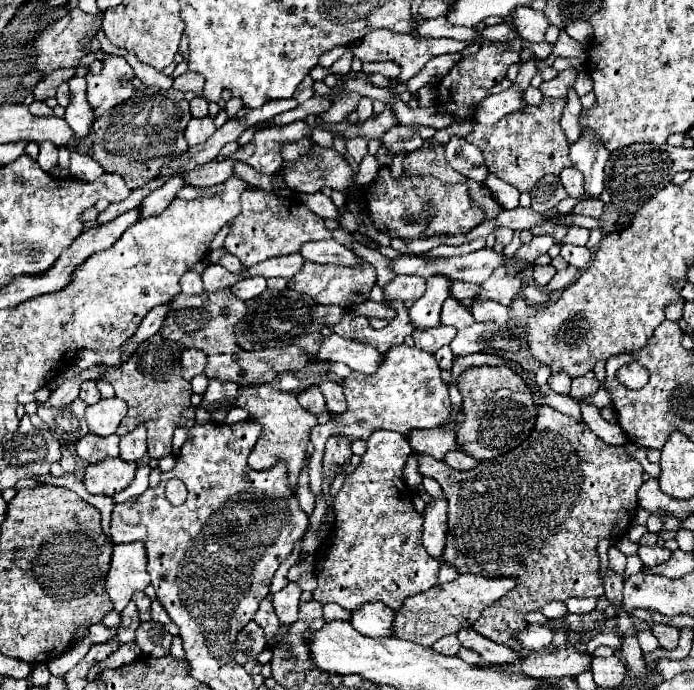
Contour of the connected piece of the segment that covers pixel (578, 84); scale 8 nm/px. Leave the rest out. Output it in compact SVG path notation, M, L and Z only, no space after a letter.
M580 71L573 88L576 93L582 97L593 90L593 82L586 72Z

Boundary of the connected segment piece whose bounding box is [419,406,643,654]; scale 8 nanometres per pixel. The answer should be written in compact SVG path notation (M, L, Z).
M537 406L535 428L515 450L493 460L483 460L471 470L455 470L433 456L419 454L419 472L435 478L449 500L441 562L453 566L459 574L515 578L517 586L501 596L491 608L485 608L473 624L473 630L497 644L509 646L517 654L523 652L523 646L515 634L527 628L525 616L529 612L537 612L553 600L565 602L571 596L603 596L597 544L601 538L617 542L629 530L633 514L639 508L637 490L643 484L643 468L637 460L625 454L619 446L605 444L585 424L575 422L549 406Z

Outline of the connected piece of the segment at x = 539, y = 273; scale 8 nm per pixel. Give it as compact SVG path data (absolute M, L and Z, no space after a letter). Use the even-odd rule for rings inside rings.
M551 264L549 266L535 266L533 268L533 278L535 278L537 286L545 286L553 276L555 276L555 268Z

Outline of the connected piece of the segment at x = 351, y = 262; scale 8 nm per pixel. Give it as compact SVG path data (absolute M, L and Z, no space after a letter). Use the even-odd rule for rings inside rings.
M329 240L329 242L307 242L301 246L301 256L309 262L321 264L343 264L343 266L361 266L361 258L347 246Z

